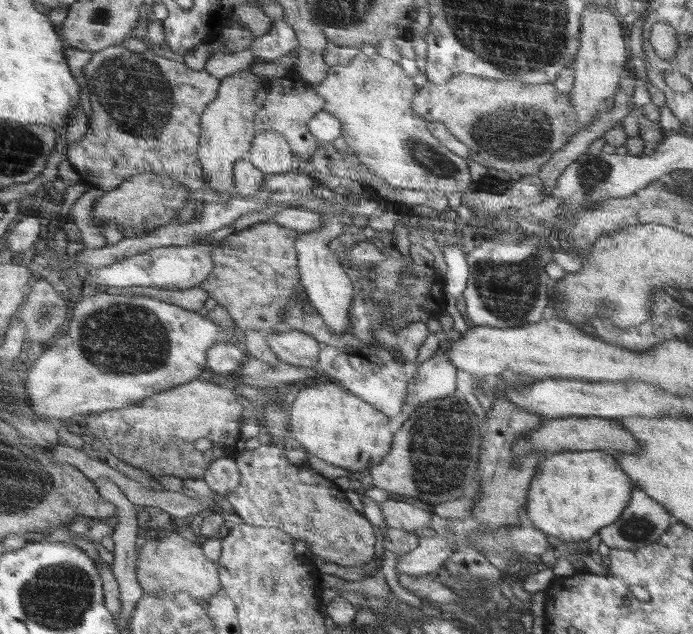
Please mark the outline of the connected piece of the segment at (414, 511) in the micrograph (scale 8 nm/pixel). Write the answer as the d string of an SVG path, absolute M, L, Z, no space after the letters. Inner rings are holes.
M388 499L380 503L384 521L390 529L402 529L413 532L428 532L434 510L422 510L410 503Z

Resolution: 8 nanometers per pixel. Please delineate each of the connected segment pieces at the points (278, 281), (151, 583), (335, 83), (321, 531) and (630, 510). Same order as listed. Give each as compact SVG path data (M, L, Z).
M275 222L256 223L247 229L232 233L214 252L216 268L201 284L219 305L228 309L228 314L241 330L257 330L264 334L278 333L277 324L281 323L283 312L289 300L298 299L310 303L299 277L299 254L295 250L295 240L302 231L284 228Z
M178 532L163 539L153 537L147 541L139 550L137 571L139 581L148 594L190 592L201 603L208 603L216 594L223 591L218 563L204 554L202 545L196 544L195 541Z
M360 52L349 63L329 67L326 78L314 85L314 89L324 97L325 110L340 121L341 136L351 154L358 156L360 164L386 183L412 190L440 190L445 194L466 193L469 190L472 178L468 174L466 162L432 135L424 118L412 112L411 103L418 92L418 86L395 60L376 53L368 56Z
M266 440L263 444L260 445L256 450L247 450L240 451L236 457L236 465L238 465L238 471L240 472L240 484L234 490L231 491L227 499L232 504L233 510L236 512L236 519L248 525L255 525L258 527L274 527L280 529L282 532L289 534L294 540L302 540L306 543L306 546L316 554L322 561L335 562L340 566L362 566L366 560L370 560L372 556L375 556L376 546L376 533L374 528L371 526L363 515L357 512L357 510L348 502L347 497L345 496L346 492L340 491L339 487L330 480L324 479L320 473L309 468L300 468L294 466L288 462L286 454L288 450L280 449L280 444L273 441Z
M631 492L628 504L620 520L598 532L601 542L610 549L631 551L654 544L675 521L672 515L644 492Z

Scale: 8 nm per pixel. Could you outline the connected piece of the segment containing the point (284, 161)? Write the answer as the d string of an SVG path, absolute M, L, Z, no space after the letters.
M273 130L258 132L246 158L265 175L294 172L292 150L283 134Z

